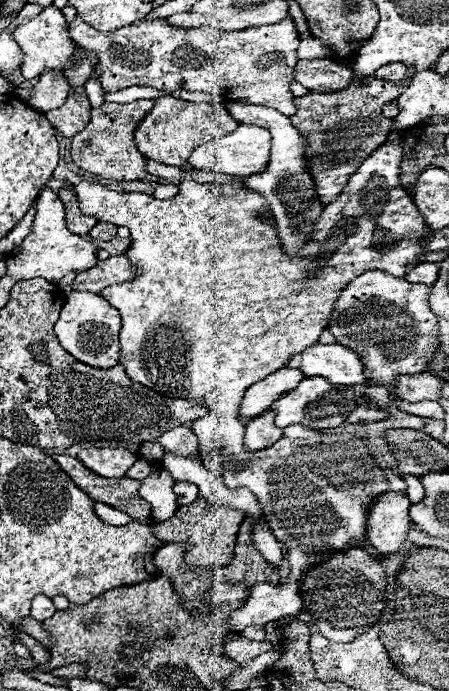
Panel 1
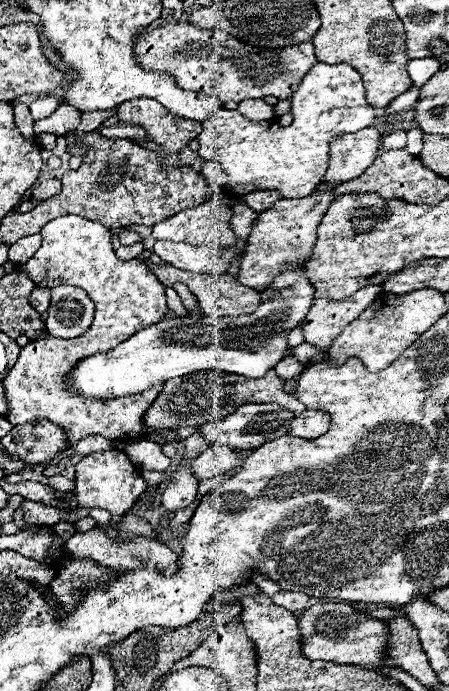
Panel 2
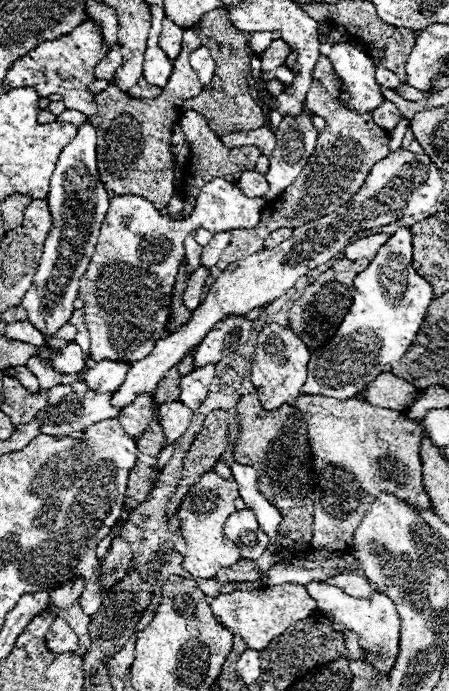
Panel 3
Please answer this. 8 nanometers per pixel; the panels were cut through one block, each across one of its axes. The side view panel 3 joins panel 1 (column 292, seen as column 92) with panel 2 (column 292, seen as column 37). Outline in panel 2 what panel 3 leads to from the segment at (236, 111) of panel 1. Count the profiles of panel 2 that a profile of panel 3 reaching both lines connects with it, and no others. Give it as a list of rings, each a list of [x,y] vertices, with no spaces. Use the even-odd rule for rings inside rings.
[[[304,270],[284,272],[262,296],[264,304],[256,310],[256,314],[236,318],[166,318],[138,330],[110,352],[82,358],[70,370],[68,390],[90,400],[112,400],[140,394],[158,382],[168,382],[172,378],[182,378],[210,368],[220,368],[248,378],[262,378],[266,370],[274,368],[286,356],[286,336],[304,320],[304,314],[308,314],[314,300],[314,288],[310,286]]]

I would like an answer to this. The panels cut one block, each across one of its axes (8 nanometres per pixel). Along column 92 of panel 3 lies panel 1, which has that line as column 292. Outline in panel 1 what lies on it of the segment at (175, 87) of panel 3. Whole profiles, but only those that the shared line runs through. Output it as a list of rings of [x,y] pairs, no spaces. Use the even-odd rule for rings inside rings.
[[[366,78],[350,82],[346,90],[336,94],[320,94],[318,90],[308,90],[304,96],[296,96],[296,112],[290,116],[292,124],[308,138],[308,170],[316,182],[316,196],[322,204],[330,204],[338,198],[348,178],[360,168],[364,158],[384,144],[392,120],[382,116],[382,106],[402,94],[406,88],[394,86],[378,78]]]

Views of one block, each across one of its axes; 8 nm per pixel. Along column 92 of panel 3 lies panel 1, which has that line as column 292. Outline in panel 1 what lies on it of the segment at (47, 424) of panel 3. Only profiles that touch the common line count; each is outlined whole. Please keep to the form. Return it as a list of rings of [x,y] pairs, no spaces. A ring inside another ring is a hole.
[[[320,376],[304,378],[296,390],[284,394],[282,398],[278,398],[270,406],[276,412],[274,424],[278,428],[286,428],[290,424],[304,424],[304,426],[314,428],[314,430],[336,428],[348,418],[348,414],[360,402],[366,400],[366,390],[368,390],[366,384],[360,384],[360,386],[332,386],[326,378],[320,378]]]

